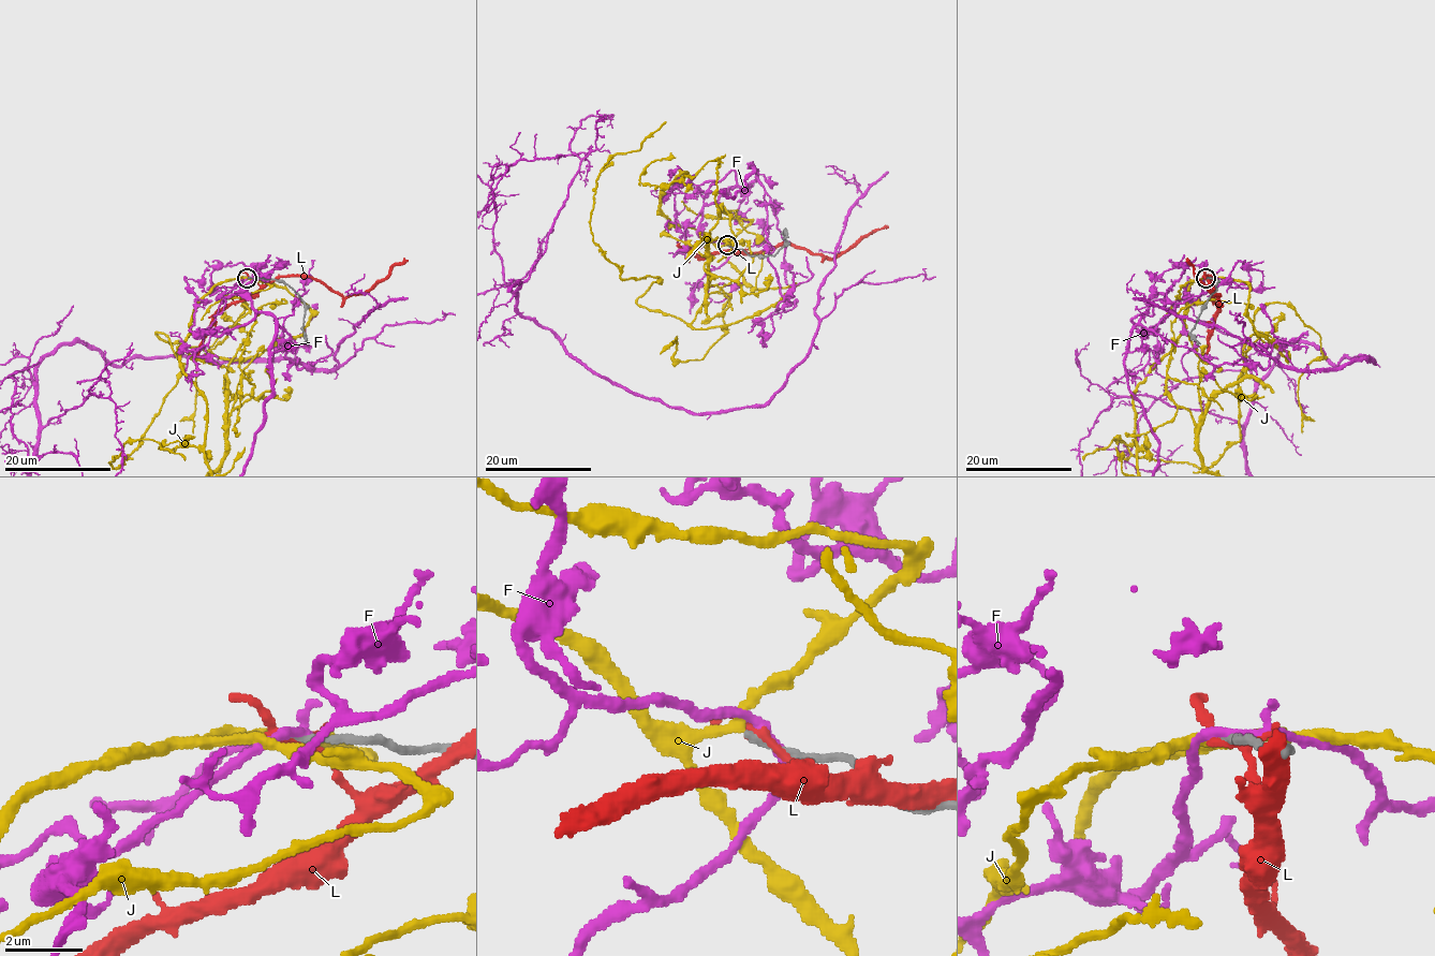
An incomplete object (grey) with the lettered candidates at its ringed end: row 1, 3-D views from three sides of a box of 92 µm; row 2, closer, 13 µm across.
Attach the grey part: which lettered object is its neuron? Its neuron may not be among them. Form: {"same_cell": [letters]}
{"same_cell": ["J"]}

